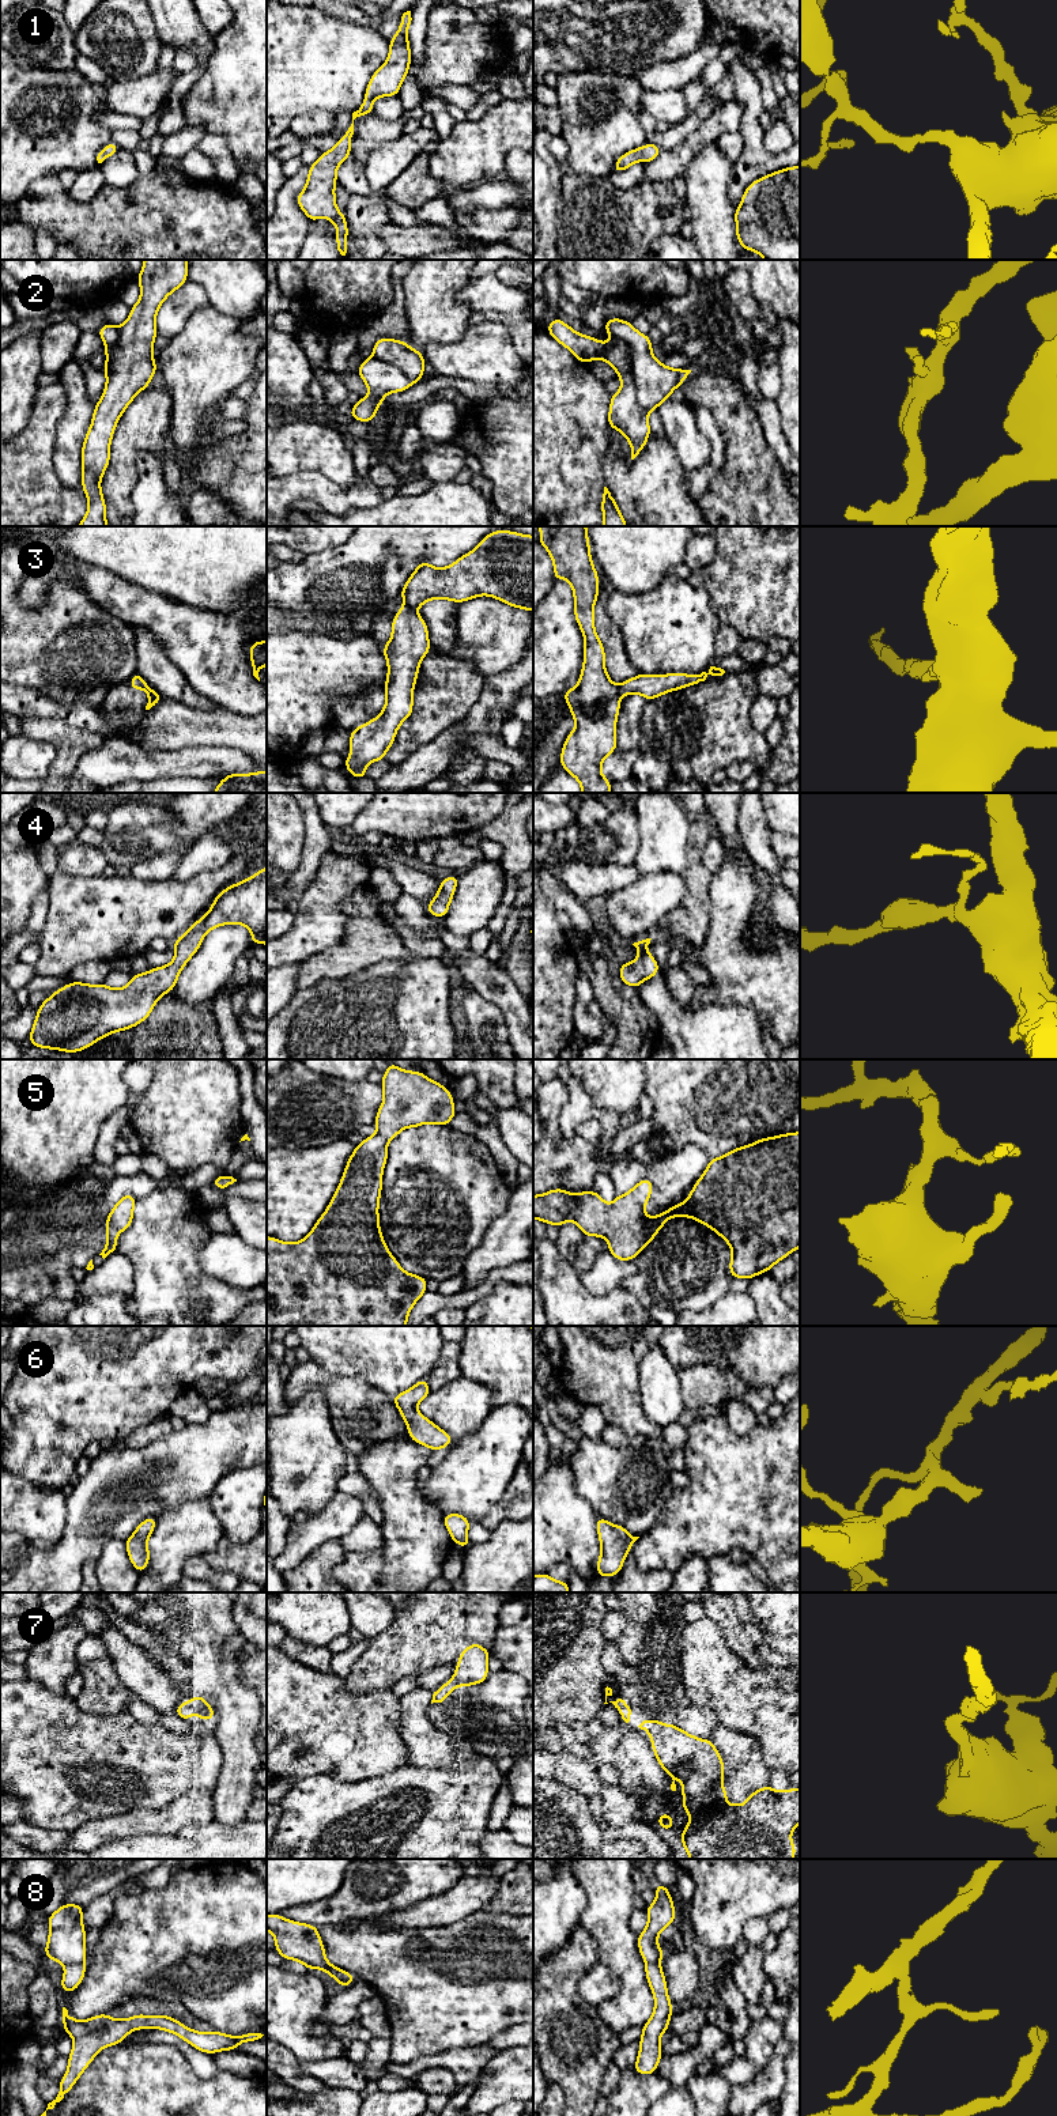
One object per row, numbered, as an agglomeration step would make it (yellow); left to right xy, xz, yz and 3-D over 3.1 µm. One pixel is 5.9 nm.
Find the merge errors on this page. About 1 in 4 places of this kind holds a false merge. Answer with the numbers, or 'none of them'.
2, 3, 8

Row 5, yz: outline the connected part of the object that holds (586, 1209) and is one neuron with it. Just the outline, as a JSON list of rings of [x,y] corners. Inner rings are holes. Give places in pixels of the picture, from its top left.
[[[800,1131],[766,1137],[722,1157],[711,1157],[684,1202],[646,1218],[645,1206],[652,1191],[653,1183],[645,1178],[626,1194],[616,1195],[612,1205],[607,1205],[594,1190],[571,1194],[554,1189],[533,1195],[533,1218],[556,1228],[574,1221],[586,1238],[605,1238],[615,1259],[633,1261],[668,1218],[692,1217],[731,1246],[732,1278],[752,1280],[759,1273],[770,1272],[777,1262],[800,1247]]]

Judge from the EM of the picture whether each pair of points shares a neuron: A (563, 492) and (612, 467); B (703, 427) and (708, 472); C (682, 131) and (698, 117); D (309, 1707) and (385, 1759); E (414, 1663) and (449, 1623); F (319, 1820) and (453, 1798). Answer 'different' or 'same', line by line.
A: different
B: same
C: same
D: same
E: same
F: same

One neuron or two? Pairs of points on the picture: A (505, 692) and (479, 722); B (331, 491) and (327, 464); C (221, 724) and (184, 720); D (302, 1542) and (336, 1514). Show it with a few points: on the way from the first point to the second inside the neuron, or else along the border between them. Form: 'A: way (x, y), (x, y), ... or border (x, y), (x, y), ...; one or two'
A: way (497, 699), (484, 714); one
B: border (298, 472), (319, 471), (343, 486), (358, 479); two
C: way (211, 724), (193, 724); one
D: way (310, 1534), (328, 1522); one

